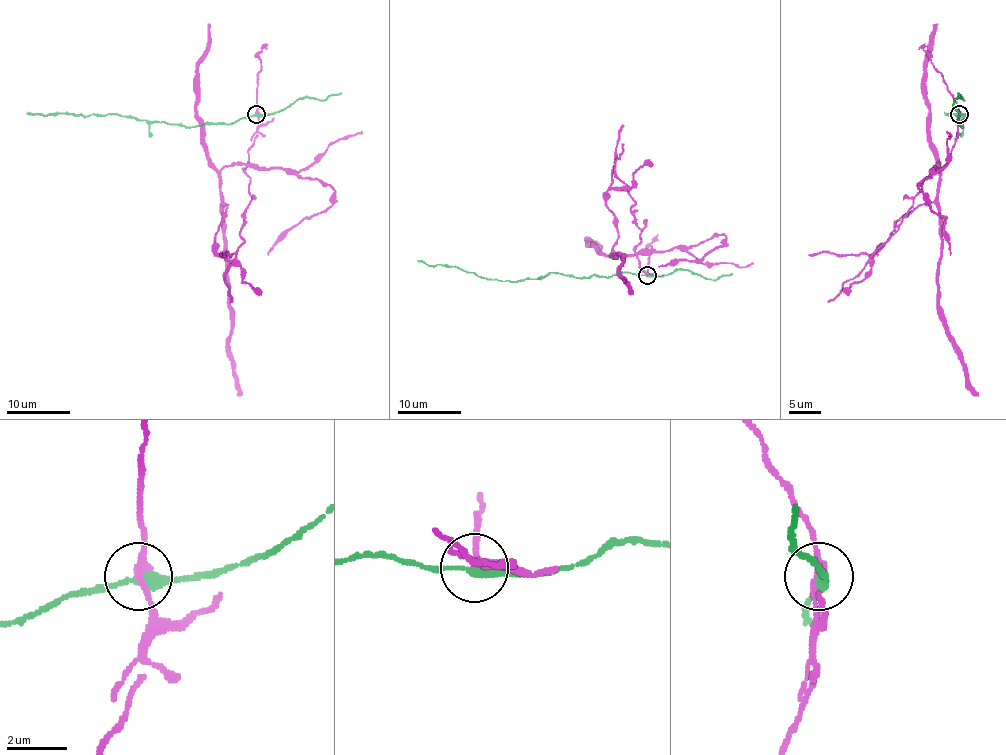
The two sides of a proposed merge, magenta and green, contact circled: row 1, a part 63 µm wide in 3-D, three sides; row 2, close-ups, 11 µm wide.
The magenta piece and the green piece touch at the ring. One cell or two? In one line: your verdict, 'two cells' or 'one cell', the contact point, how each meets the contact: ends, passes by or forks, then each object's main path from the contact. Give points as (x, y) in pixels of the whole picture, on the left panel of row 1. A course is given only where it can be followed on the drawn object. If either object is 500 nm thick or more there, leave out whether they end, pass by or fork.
two cells; at (256, 114); magenta passes by; green passes by; magenta runs (256, 115), (259, 129), (248, 151), (248, 165), (230, 164), (219, 173), (230, 320), (229, 355), (240, 396); green runs (256, 115), (233, 122), (190, 127), (106, 115), (27, 113)

